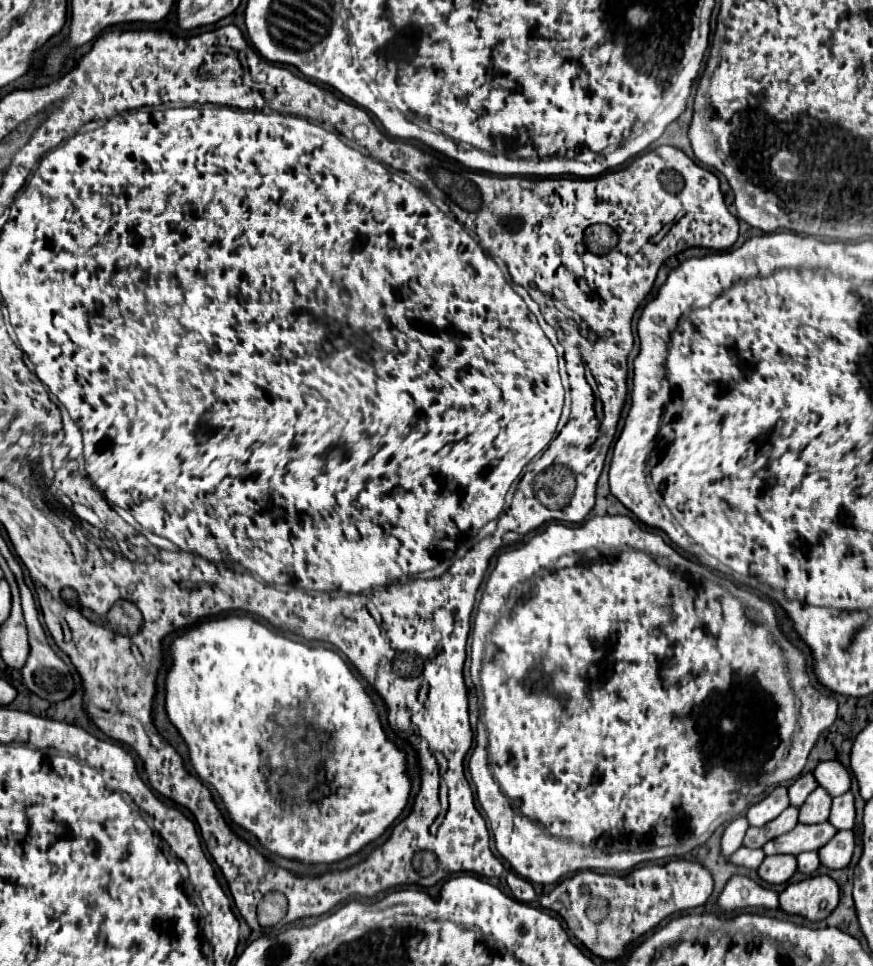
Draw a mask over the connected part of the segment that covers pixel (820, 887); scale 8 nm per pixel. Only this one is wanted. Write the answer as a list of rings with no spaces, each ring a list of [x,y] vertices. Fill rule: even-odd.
[[[825,874],[789,884],[779,896],[779,904],[787,914],[805,916],[811,922],[827,918],[835,910],[837,902],[839,886],[831,876]],[[821,902],[825,902],[825,908],[821,908]]]

